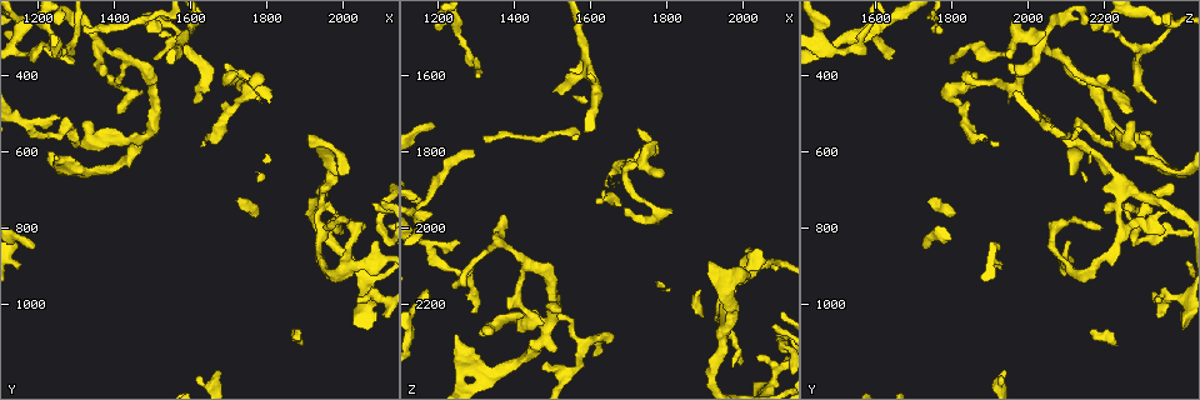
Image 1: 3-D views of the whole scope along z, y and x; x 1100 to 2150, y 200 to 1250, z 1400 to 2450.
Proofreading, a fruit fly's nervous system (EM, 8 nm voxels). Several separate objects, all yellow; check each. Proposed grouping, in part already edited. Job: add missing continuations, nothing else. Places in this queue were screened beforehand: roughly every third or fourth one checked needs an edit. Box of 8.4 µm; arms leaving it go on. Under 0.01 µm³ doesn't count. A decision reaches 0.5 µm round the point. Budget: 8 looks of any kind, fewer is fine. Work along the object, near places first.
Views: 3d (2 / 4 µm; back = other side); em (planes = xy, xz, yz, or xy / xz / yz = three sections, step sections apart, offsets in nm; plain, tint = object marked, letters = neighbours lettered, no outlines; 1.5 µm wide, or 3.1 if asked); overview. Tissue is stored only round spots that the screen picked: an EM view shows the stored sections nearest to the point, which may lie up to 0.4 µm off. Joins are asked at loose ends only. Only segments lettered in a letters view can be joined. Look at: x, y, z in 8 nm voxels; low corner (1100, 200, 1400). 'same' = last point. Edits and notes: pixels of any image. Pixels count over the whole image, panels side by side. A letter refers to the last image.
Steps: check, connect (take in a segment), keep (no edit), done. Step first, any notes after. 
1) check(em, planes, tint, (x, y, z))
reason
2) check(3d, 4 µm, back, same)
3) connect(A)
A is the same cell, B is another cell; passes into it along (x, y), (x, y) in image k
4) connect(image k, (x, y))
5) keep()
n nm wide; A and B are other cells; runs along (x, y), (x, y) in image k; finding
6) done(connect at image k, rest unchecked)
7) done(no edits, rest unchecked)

check(3d, 4 µm, (1250, 605, 2280))
an open end

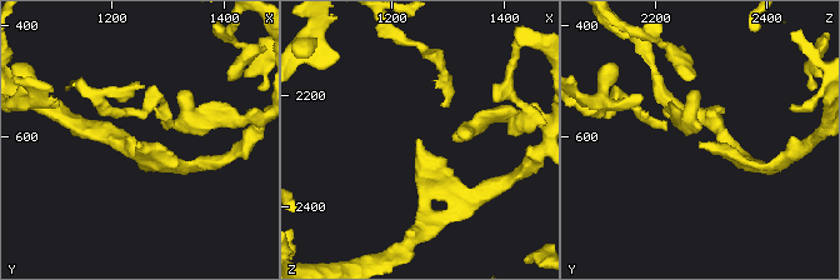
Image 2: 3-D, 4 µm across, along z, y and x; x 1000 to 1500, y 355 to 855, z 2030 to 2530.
check(em, planes, letters, (1245, 610, 2275))

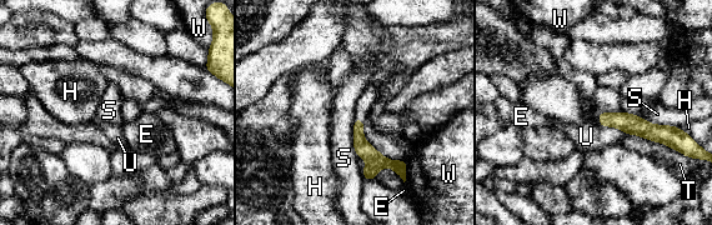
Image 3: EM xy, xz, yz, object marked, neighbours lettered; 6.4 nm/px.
keep()
T touches over 340 nm; E, H, S, T, U and W are other cells; runs along (601, 115), (652, 133), (667, 133) in image 3; no lettered segment goes on from it

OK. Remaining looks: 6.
check(3d, 4 µm, (1290, 360, 1810))

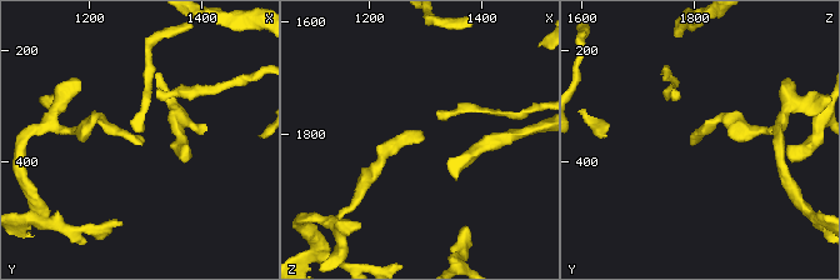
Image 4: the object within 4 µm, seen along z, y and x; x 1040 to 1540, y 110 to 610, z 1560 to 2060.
check(em, planes, letters, (1300, 365, 1805))

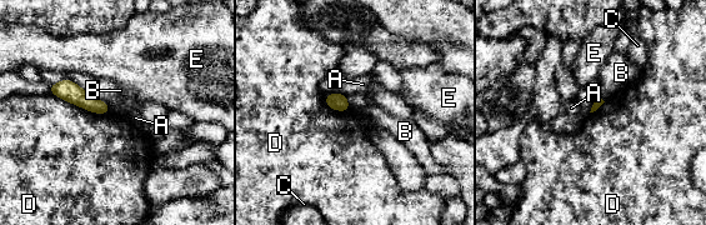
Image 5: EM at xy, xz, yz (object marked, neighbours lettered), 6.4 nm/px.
keep()
A, B, C, D and E are other cells; no lettered segment goes on from it

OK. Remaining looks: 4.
check(3d, 2 µm, (1975, 755, 2360))
branch stops here

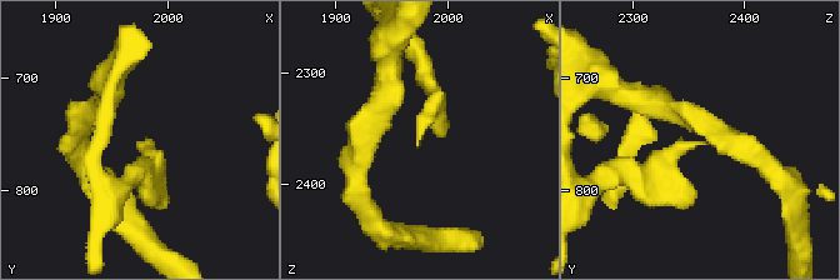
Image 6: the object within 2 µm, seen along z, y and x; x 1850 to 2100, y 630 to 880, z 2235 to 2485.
check(em, yz, step 8, plain, (1972, 758, 2366))
shape alone is not enough

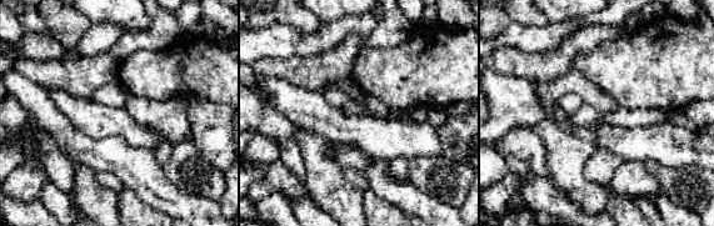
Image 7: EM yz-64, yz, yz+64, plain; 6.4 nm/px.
check(em, yz, step 8, letters, same)

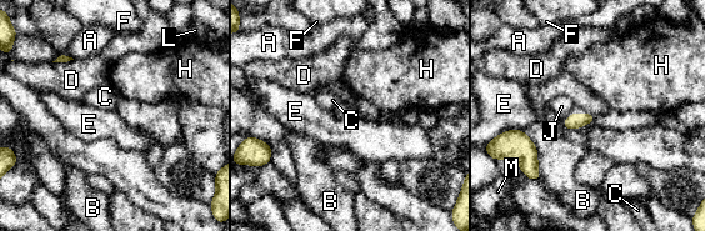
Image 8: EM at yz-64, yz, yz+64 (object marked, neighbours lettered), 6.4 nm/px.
keep()
A, B, C, D, E, F, H, J, L and M are other cells; border along (523, 130), (536, 149), (539, 171) in image 8; no lettered segment goes on from it

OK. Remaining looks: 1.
done(no edits, rest unchecked)

